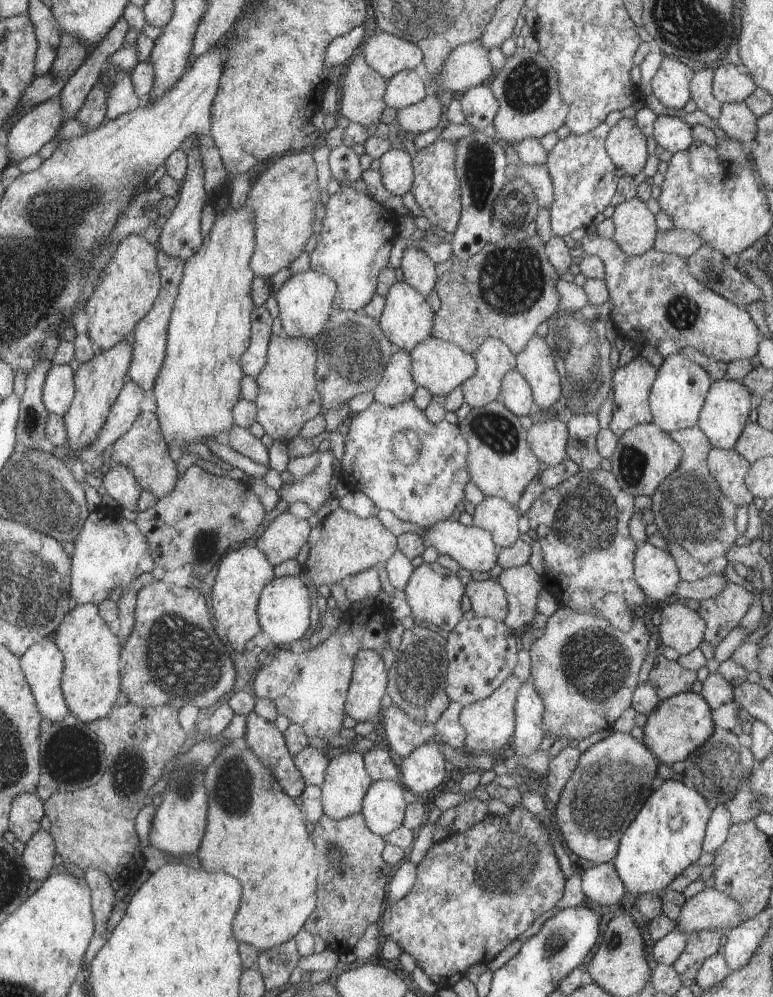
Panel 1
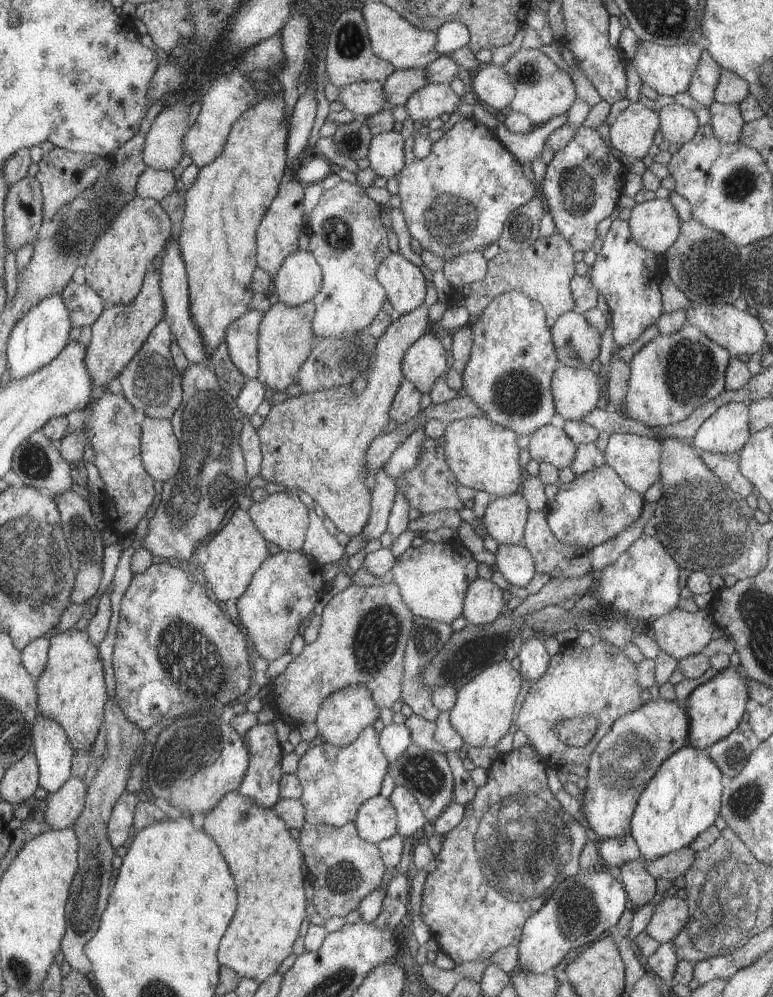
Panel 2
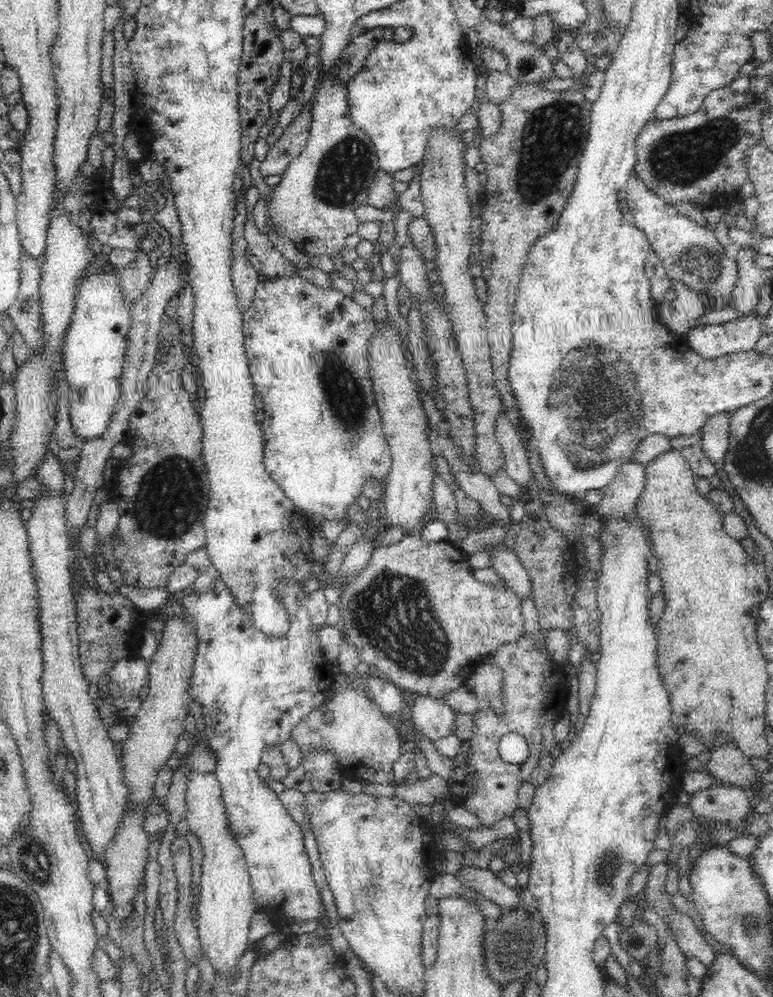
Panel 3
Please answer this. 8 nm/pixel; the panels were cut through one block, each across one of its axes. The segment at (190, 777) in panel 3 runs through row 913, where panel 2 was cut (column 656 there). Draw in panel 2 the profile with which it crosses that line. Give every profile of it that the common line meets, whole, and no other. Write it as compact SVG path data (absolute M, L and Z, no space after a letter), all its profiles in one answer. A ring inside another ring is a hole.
M669 198L637 203L631 209L628 224L634 239L656 254L663 254L672 247L682 231L682 223Z

